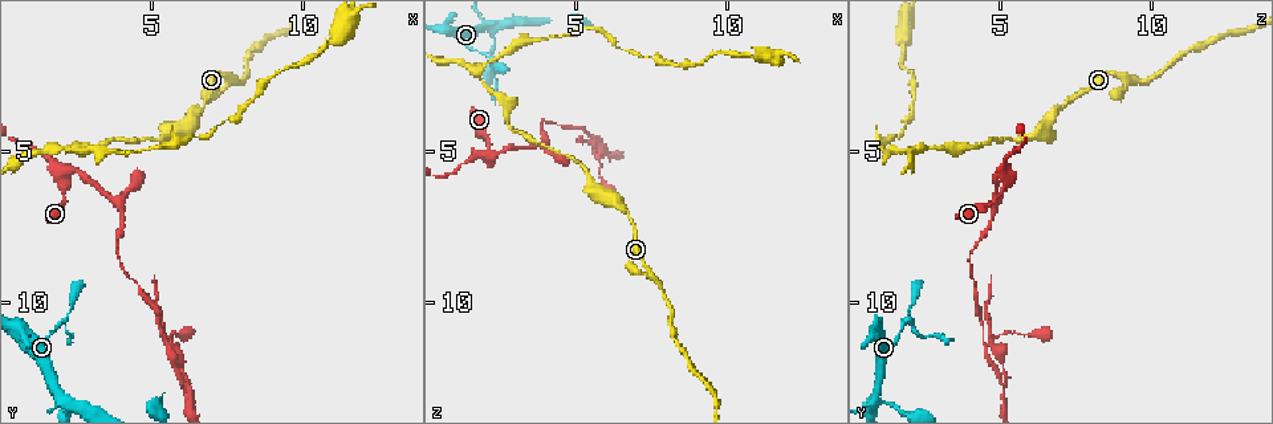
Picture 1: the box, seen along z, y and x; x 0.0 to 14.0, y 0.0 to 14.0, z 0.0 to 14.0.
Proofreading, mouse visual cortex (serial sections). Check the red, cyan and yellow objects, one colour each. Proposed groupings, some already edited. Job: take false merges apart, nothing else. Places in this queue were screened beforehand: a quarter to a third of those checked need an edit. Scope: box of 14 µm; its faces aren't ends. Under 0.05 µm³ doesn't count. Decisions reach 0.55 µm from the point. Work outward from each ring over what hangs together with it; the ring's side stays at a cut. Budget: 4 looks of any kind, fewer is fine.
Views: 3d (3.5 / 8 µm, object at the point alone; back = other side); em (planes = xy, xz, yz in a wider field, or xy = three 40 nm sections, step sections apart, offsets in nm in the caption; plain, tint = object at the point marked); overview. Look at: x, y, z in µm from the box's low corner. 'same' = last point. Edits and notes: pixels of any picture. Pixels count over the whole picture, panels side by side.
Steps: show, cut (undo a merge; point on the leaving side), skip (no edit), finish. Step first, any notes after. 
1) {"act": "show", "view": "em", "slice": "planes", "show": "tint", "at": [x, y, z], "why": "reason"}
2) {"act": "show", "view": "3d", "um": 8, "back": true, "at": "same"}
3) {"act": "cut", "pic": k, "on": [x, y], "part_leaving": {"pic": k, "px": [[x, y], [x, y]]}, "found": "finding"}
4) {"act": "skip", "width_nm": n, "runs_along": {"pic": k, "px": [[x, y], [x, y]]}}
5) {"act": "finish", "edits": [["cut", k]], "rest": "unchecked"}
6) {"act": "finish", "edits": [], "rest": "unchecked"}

{"act": "show", "view": "3d", "um": 3.5, "at": [7.5, 2.9, 9.1], "why": "abrupt turn"}

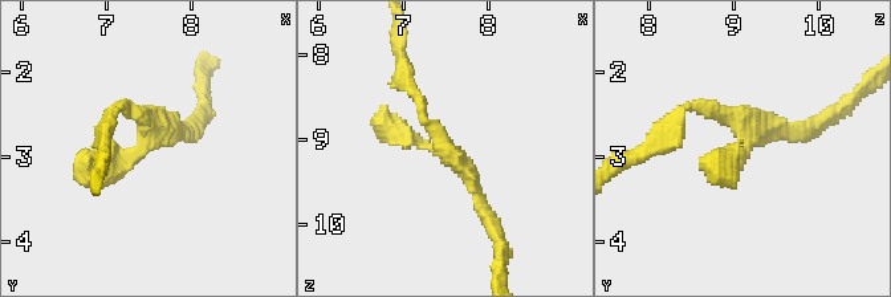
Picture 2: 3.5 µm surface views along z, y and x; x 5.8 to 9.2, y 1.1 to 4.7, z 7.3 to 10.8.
{"act": "show", "view": "em", "slice": "xy", "step": 3, "show": "tint", "at": [7.40, 2.90, 9.15]}

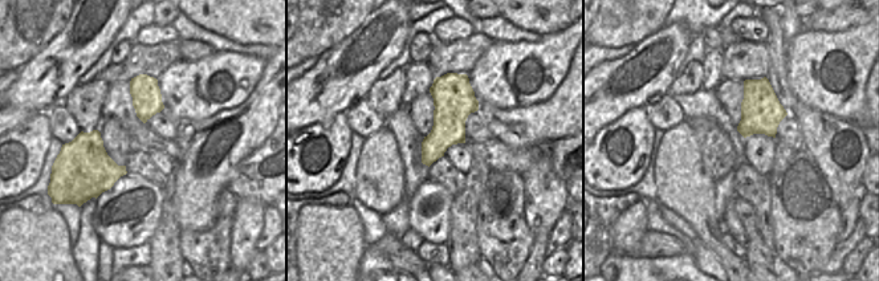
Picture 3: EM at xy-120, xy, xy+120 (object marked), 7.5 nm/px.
{"act": "skip", "runs_along": {"pic": 2, "px": [[117, 108], [88, 153]]}, "found": "all the same cell"}

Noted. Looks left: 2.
{"act": "show", "view": "3d", "um": 3.5, "at": [2.2, 5.6, 5.2], "why": "calibre changes"}

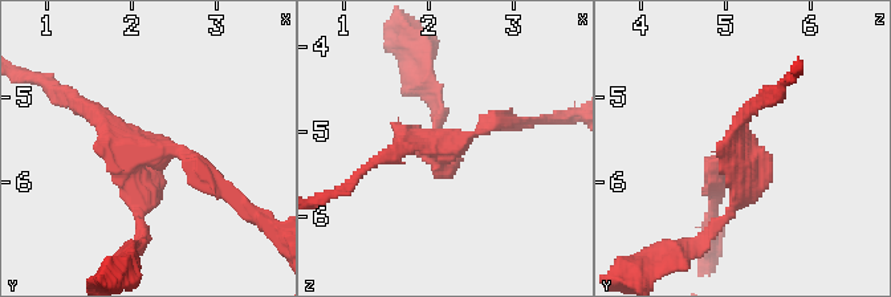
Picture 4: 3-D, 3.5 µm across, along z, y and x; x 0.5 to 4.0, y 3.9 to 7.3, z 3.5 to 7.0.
{"act": "show", "view": "em", "slice": "xy", "step": 3, "show": "tint", "at": [2.05, 5.70, 5.20]}

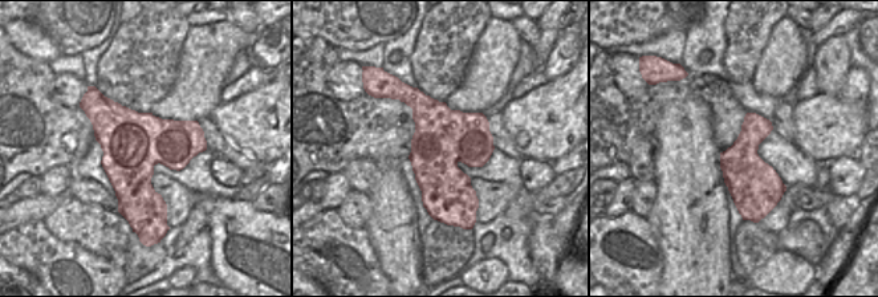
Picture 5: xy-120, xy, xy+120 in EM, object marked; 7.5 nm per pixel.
{"act": "skip", "found": "one cell here"}

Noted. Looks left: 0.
{"act": "finish", "edits": [], "rest": "unchecked"}

